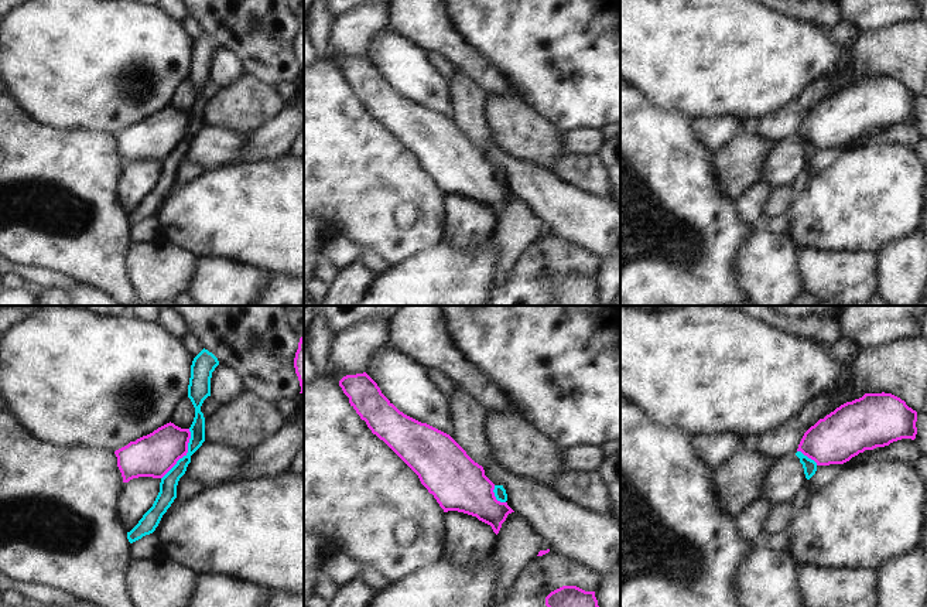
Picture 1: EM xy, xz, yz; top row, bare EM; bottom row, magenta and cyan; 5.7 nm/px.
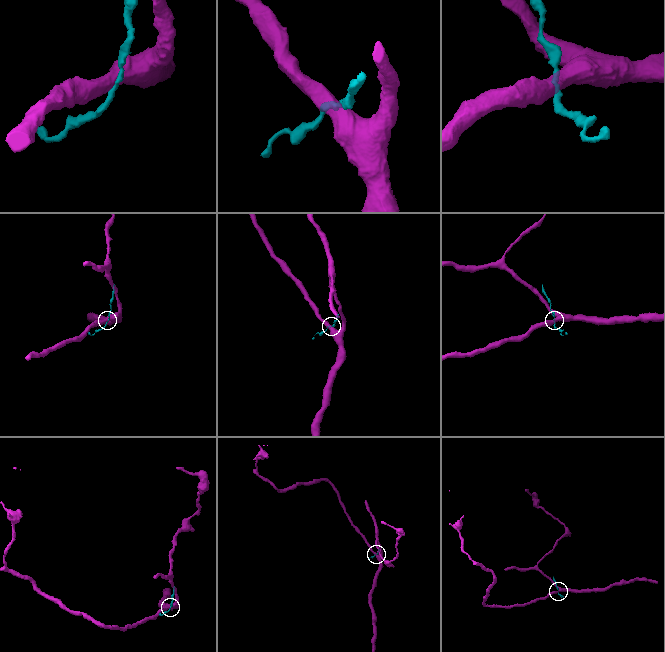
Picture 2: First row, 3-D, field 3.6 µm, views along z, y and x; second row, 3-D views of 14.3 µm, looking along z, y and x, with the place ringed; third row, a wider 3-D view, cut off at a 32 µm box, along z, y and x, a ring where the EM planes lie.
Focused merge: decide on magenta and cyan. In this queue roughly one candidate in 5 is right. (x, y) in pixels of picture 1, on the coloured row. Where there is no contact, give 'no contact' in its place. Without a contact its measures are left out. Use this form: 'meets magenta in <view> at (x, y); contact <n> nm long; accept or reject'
meets magenta in xy at (184, 454); contact 340 nm long; reject

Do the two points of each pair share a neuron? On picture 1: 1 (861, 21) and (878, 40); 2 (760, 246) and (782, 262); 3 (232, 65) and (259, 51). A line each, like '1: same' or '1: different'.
1: different
2: same
3: different

